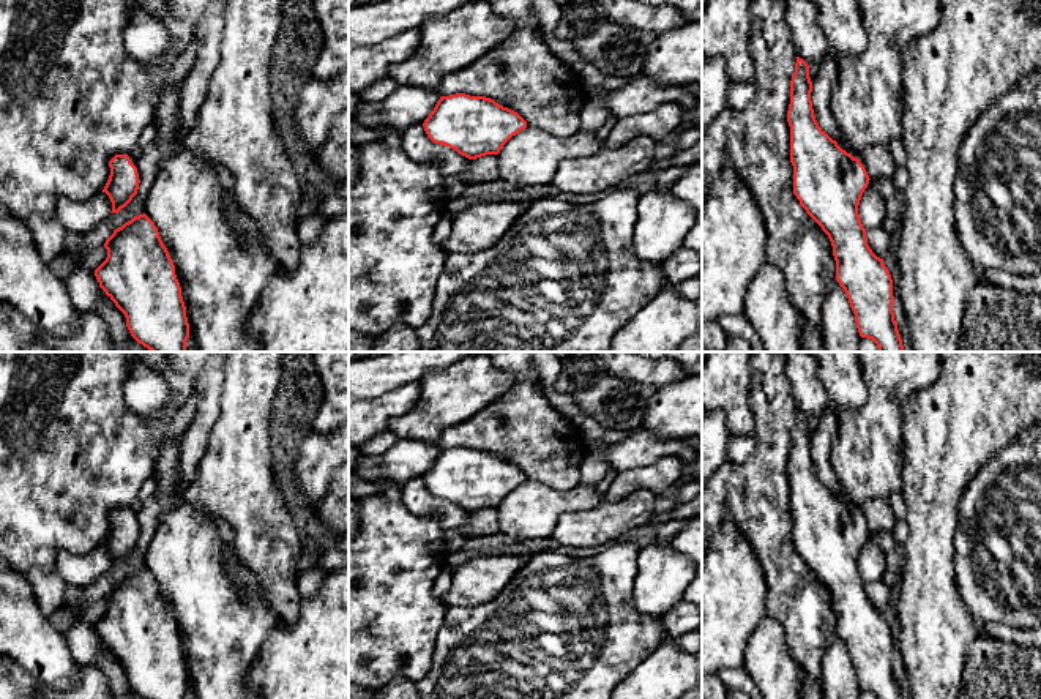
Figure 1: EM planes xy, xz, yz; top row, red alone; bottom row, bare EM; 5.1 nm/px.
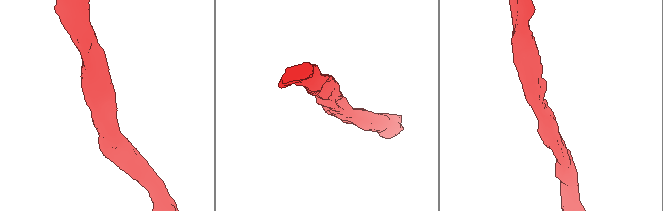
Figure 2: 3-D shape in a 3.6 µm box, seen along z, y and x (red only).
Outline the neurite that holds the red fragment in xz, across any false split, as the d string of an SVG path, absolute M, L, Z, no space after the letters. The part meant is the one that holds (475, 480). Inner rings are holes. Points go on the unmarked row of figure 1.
M456 447L440 450L423 480L434 497L476 513L498 508L513 489L527 481L527 475L491 451Z

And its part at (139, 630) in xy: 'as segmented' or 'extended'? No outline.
as segmented

